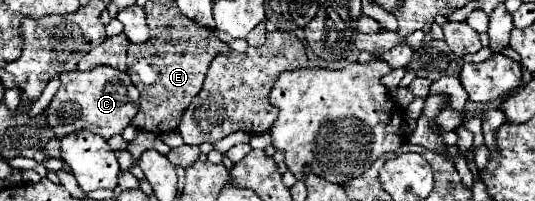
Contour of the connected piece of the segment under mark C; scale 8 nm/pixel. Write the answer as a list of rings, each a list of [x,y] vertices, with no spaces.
[[[96,67],[84,73],[62,73],[60,87],[42,113],[58,139],[74,135],[76,131],[90,131],[102,135],[104,139],[110,139],[112,135],[122,133],[130,125],[132,117],[138,113],[138,97],[140,93],[132,85],[128,73],[112,67]]]

